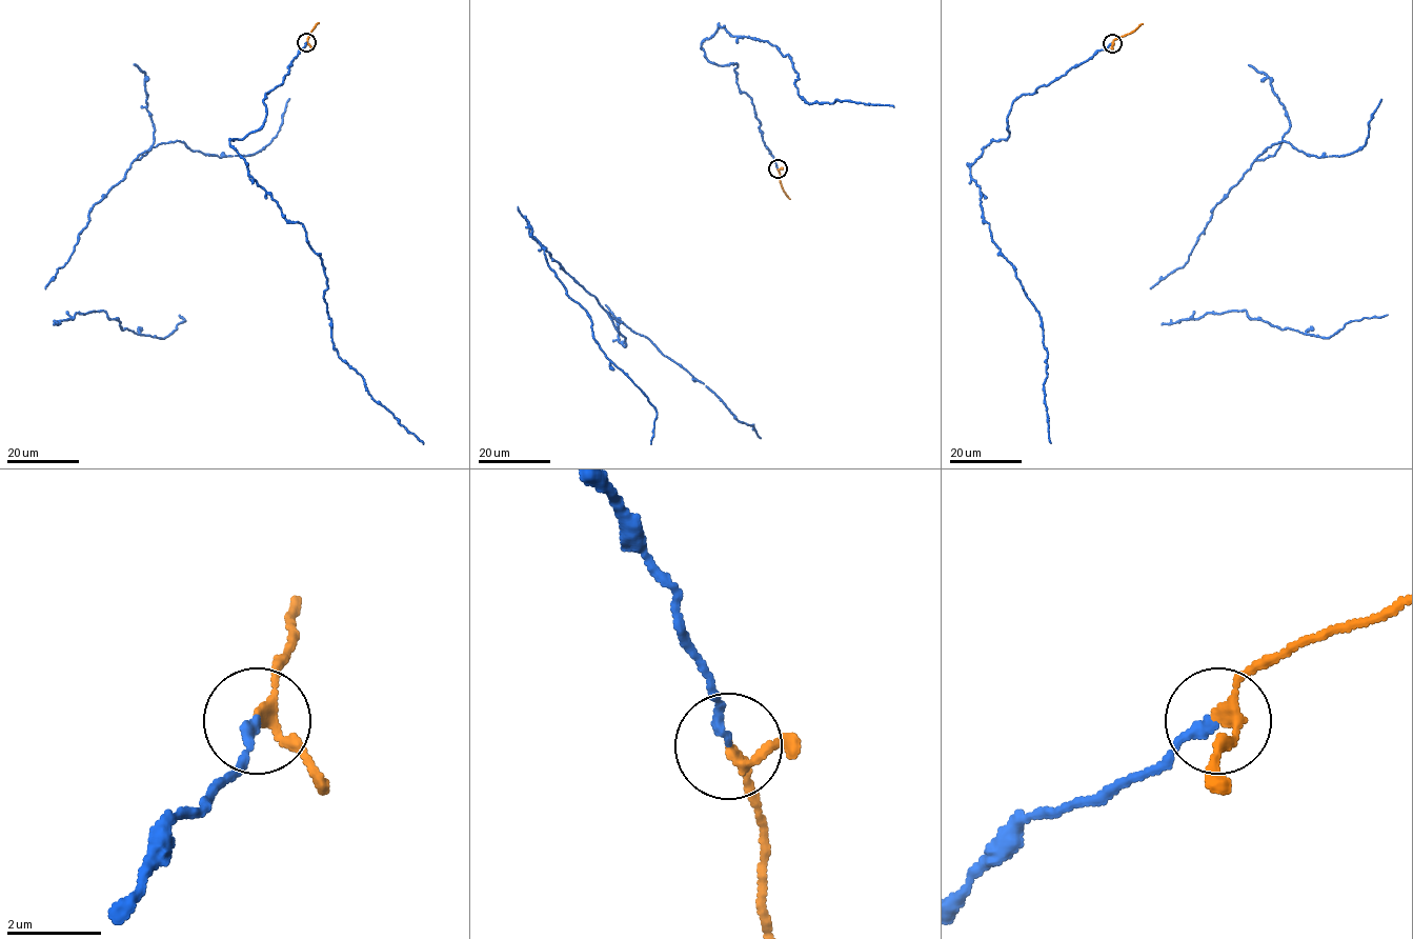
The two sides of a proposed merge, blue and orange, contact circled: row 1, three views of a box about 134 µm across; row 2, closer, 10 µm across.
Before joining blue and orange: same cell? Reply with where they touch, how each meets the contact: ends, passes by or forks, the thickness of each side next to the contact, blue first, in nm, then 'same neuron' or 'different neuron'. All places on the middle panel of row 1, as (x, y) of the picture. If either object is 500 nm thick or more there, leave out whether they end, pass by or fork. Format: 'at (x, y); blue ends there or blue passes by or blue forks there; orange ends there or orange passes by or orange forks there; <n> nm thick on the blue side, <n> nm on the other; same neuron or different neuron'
at (778, 168); blue ends there; orange passes by; 200 nm thick on the blue side, 190 nm on the other; same neuron

